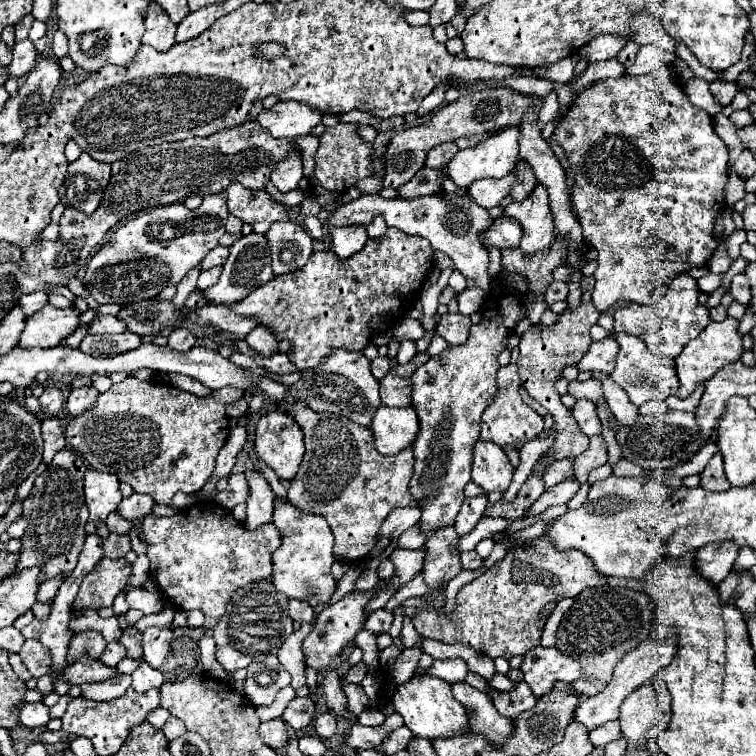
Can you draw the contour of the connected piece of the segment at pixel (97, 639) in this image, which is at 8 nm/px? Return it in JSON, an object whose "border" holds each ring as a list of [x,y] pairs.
{"border":[[[80,632],[76,634],[72,640],[70,640],[70,646],[68,646],[68,660],[70,662],[76,662],[82,654],[90,654],[92,658],[100,660],[100,654],[104,652],[106,648],[106,642],[102,638],[100,632]]]}

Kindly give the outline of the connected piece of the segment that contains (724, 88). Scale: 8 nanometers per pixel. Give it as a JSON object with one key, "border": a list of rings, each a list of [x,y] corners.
{"border":[[[716,80],[716,82],[710,84],[710,92],[714,94],[714,100],[716,100],[720,106],[728,106],[728,104],[732,102],[732,98],[736,96],[738,88],[736,88],[736,84]]]}

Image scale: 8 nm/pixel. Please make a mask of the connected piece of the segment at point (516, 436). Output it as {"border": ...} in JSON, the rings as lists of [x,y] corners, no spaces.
{"border":[[[516,364],[502,366],[498,372],[498,394],[496,394],[494,402],[482,414],[482,432],[480,432],[482,440],[490,440],[502,448],[504,446],[514,448],[514,442],[524,444],[524,442],[536,438],[544,430],[544,418],[538,416],[528,404],[522,402],[518,388],[520,388],[520,376],[518,376]]]}

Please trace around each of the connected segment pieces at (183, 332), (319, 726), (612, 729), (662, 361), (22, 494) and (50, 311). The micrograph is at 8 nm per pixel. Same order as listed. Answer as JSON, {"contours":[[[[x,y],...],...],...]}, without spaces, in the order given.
{"contours":[[[[184,326],[172,330],[172,334],[168,336],[168,346],[178,352],[188,352],[190,348],[194,348],[194,342],[196,342],[194,334]]],[[[324,712],[314,720],[314,728],[320,738],[330,738],[336,732],[336,720],[330,716],[330,712]]],[[[618,720],[602,724],[602,726],[596,728],[594,732],[590,732],[588,738],[590,738],[590,742],[592,742],[594,746],[602,746],[602,748],[604,748],[608,742],[620,738],[620,724],[618,724]]],[[[616,334],[614,338],[620,344],[620,352],[616,358],[616,370],[610,374],[610,378],[626,390],[626,394],[630,396],[630,402],[634,406],[640,406],[640,404],[654,400],[654,398],[664,400],[664,398],[678,392],[680,384],[678,384],[678,376],[674,370],[674,360],[664,358],[664,356],[656,356],[654,352],[650,352],[650,348],[646,348],[646,342],[640,338],[626,336],[626,334],[622,334],[622,336]]],[[[41,463],[38,468],[18,486],[18,490],[16,491],[16,496],[14,498],[14,502],[20,501],[23,502],[30,494],[30,491],[34,485],[35,478],[37,478],[42,472],[44,472],[48,468],[48,465],[45,463]]],[[[46,304],[40,312],[26,318],[26,328],[20,336],[20,348],[50,348],[58,346],[64,338],[74,334],[80,326],[82,312],[76,306],[58,310],[52,304]]]]}

